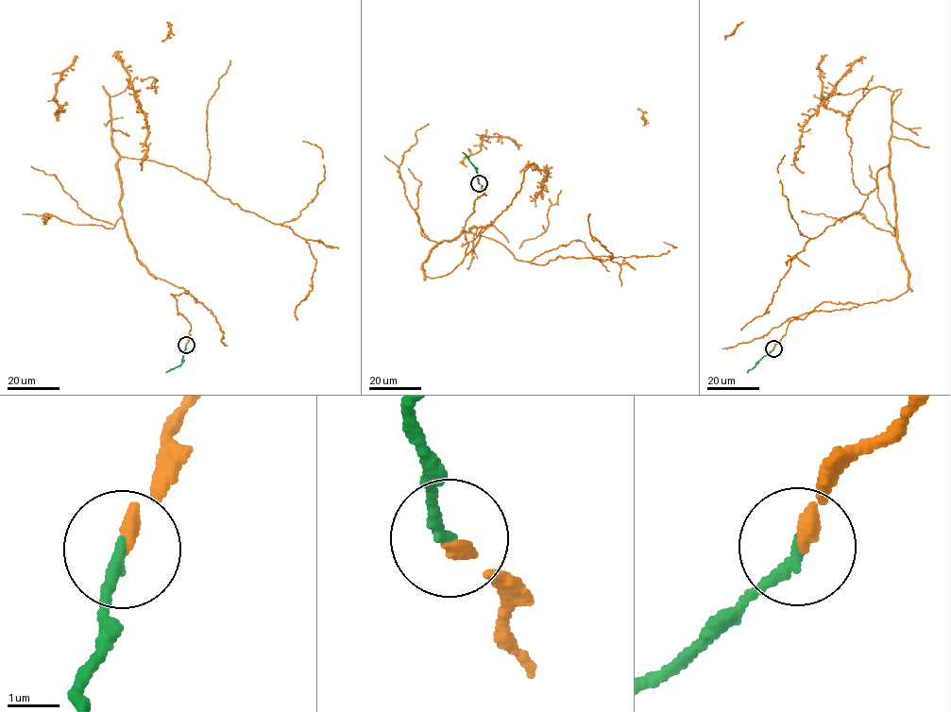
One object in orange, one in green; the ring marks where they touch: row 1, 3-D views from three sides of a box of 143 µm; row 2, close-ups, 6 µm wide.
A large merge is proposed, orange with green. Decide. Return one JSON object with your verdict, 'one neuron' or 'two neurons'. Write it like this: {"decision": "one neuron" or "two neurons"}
{"decision": "one neuron"}

